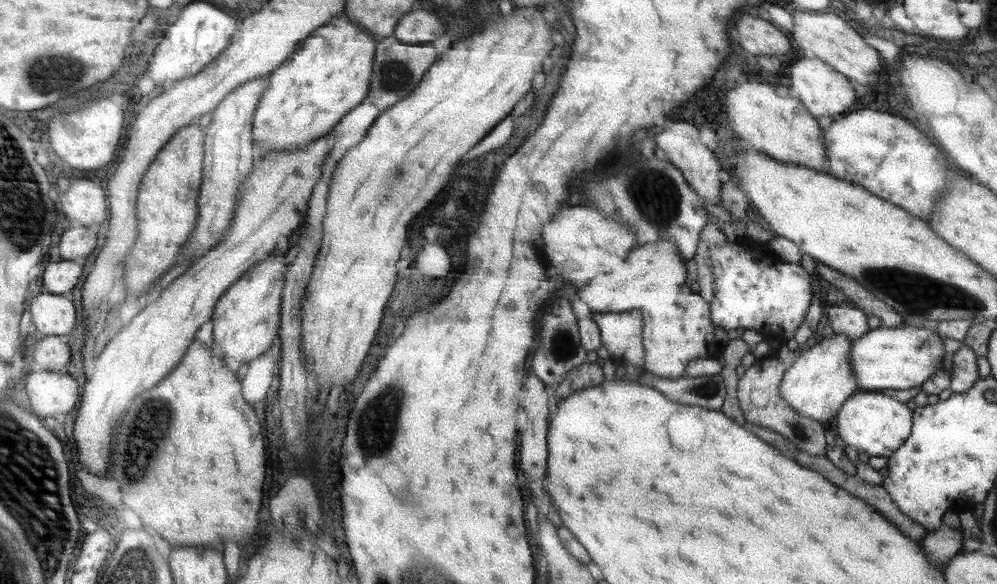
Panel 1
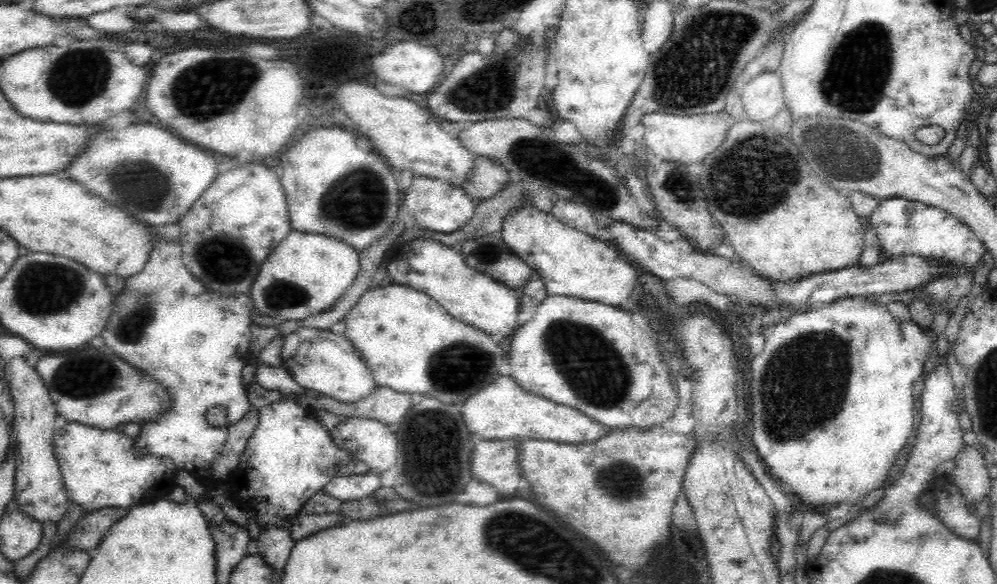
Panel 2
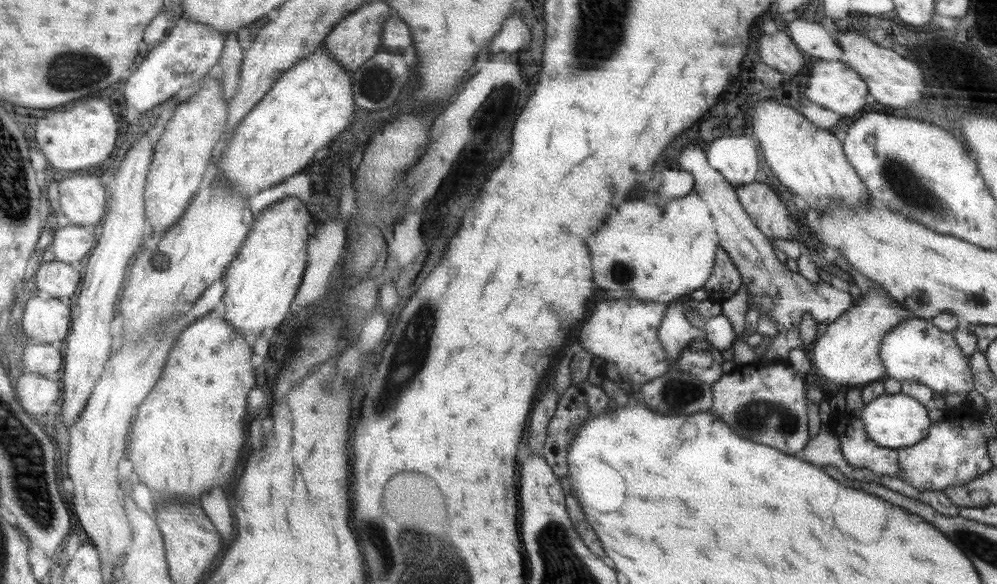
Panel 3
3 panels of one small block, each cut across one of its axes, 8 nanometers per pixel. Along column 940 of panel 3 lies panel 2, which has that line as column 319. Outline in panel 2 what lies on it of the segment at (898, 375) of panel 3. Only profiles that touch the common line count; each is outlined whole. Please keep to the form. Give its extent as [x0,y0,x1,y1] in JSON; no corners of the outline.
[282,328,378,404]

